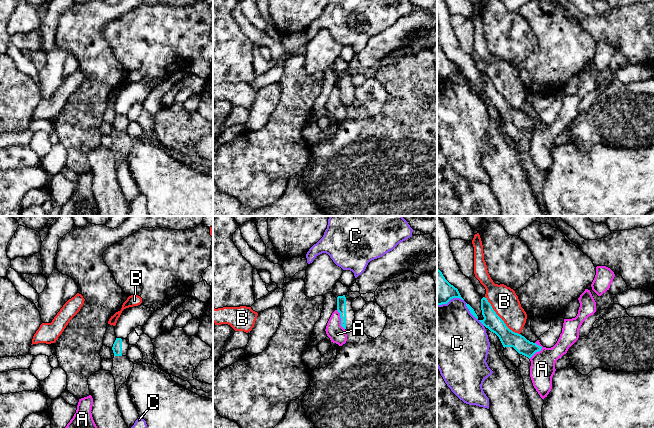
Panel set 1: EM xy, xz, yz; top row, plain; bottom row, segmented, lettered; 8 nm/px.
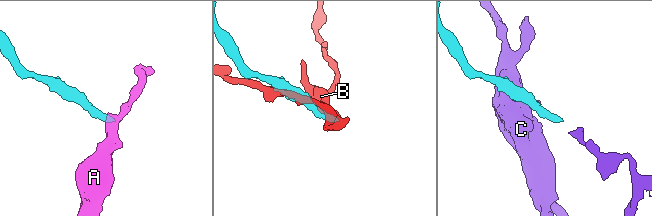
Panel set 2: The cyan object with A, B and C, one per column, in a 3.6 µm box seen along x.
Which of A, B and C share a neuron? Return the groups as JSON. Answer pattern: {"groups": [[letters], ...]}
{"groups": [["A"], ["B"], ["C"]]}

